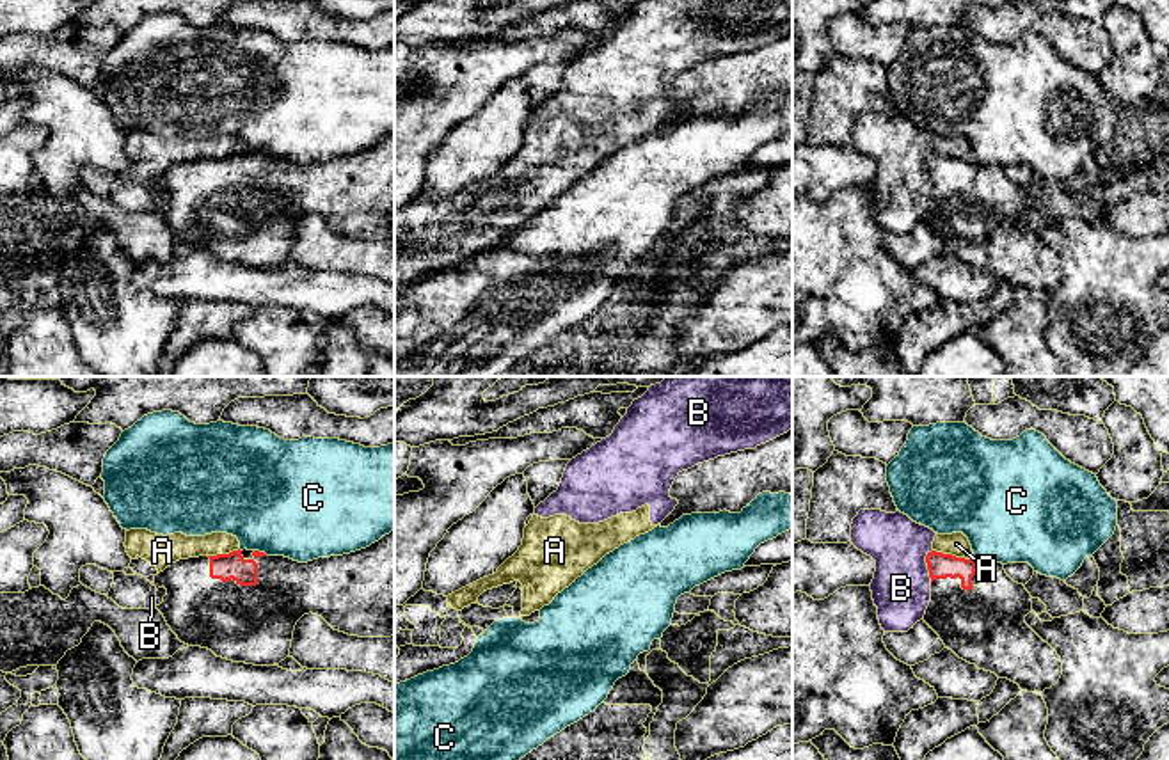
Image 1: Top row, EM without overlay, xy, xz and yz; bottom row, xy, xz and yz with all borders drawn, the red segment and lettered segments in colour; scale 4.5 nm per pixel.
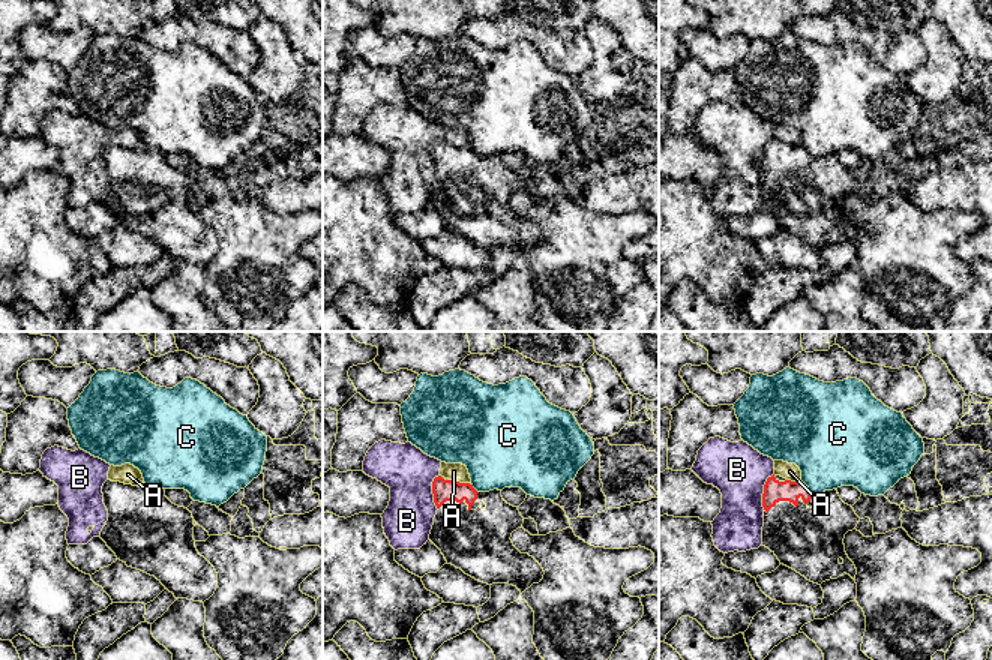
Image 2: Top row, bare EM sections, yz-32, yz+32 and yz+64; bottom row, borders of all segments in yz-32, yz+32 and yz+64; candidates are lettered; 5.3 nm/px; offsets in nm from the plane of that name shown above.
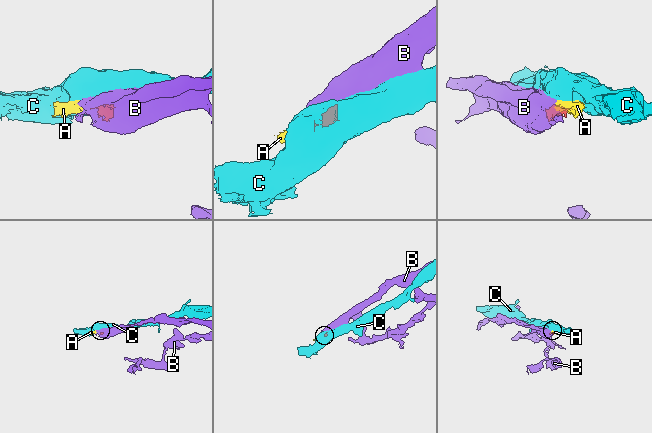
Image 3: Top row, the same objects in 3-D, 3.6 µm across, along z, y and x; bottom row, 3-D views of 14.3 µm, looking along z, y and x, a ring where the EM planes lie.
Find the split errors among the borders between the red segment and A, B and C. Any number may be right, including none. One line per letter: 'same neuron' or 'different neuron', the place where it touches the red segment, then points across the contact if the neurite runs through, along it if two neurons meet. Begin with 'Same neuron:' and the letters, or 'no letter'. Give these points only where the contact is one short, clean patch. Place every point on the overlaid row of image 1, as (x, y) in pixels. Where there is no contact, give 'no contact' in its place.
Same neuron: no letter
A: different neuron | yz (951, 554) | along yz (933, 549), (972, 560)
B: different neuron | yz (928, 565) | along yz (931, 549), (926, 556), (931, 581)
C: different neuron | xy (262, 553) | along xy (254, 549), (267, 554)

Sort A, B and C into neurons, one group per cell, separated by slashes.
A B / C

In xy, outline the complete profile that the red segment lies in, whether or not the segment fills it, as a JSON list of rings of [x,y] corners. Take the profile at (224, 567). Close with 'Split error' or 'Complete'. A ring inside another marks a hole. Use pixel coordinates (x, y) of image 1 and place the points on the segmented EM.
[[[394,529],[366,549],[307,563],[247,549],[179,559],[155,575],[155,586],[156,591],[162,586],[167,590],[156,609],[181,643],[208,648],[217,657],[233,662],[274,666],[290,655],[295,625],[309,613],[322,616],[334,630],[348,636],[394,636]]]. Split error

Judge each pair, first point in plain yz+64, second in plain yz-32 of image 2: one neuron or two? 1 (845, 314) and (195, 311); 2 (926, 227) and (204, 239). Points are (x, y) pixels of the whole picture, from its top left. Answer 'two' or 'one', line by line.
1: one
2: two

